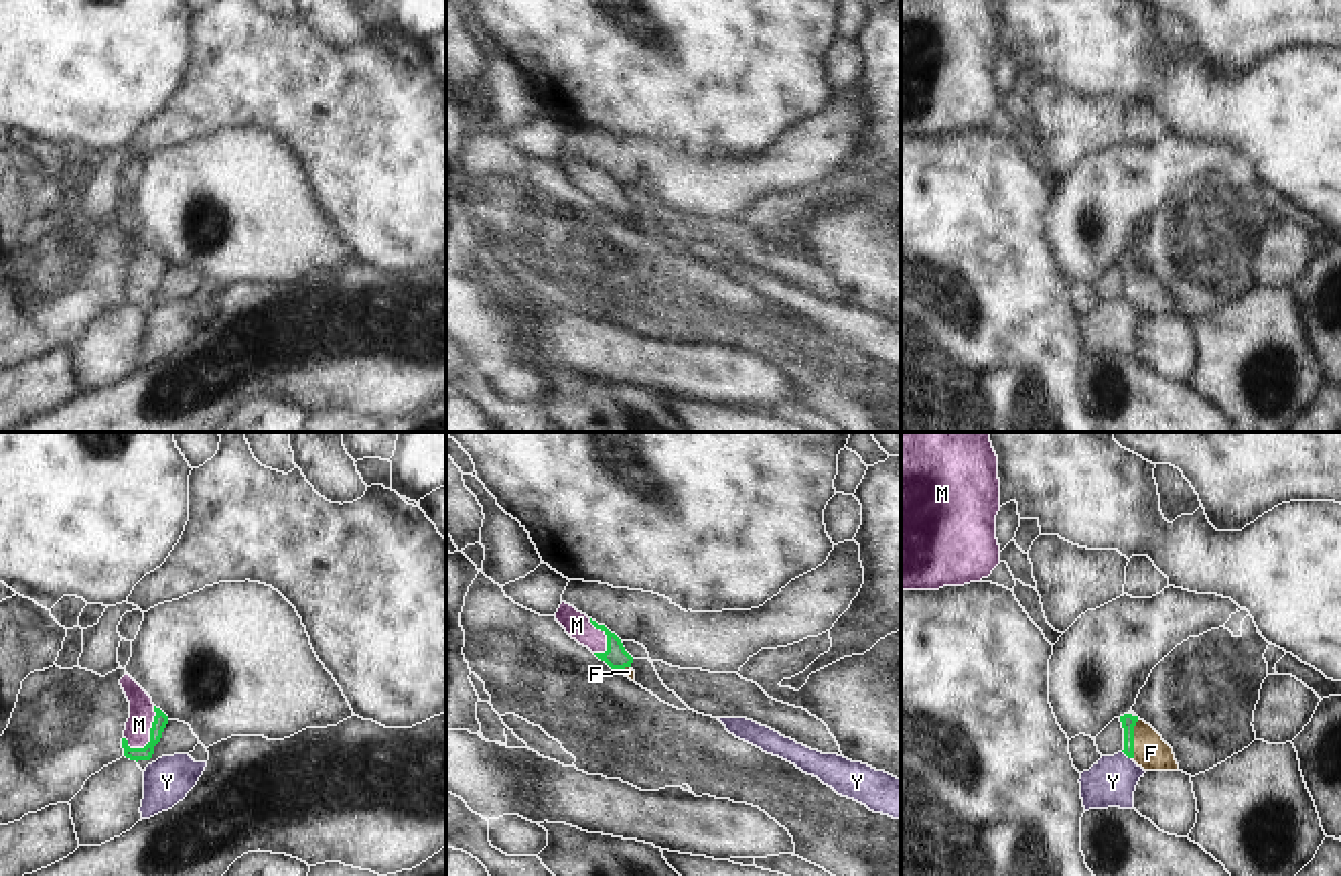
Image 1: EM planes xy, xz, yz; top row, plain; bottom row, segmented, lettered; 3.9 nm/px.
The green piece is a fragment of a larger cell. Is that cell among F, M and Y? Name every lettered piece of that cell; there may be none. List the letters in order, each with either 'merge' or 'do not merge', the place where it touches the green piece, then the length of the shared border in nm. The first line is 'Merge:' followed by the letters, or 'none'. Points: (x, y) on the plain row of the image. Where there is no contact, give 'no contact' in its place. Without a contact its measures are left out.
Merge: F, M
F: merge; contact yz (1133, 284); length 170 nm
M: merge; contact xy (151, 278); length 200 nm
Y: do not merge; contact yz (1126, 301); length 50 nm

